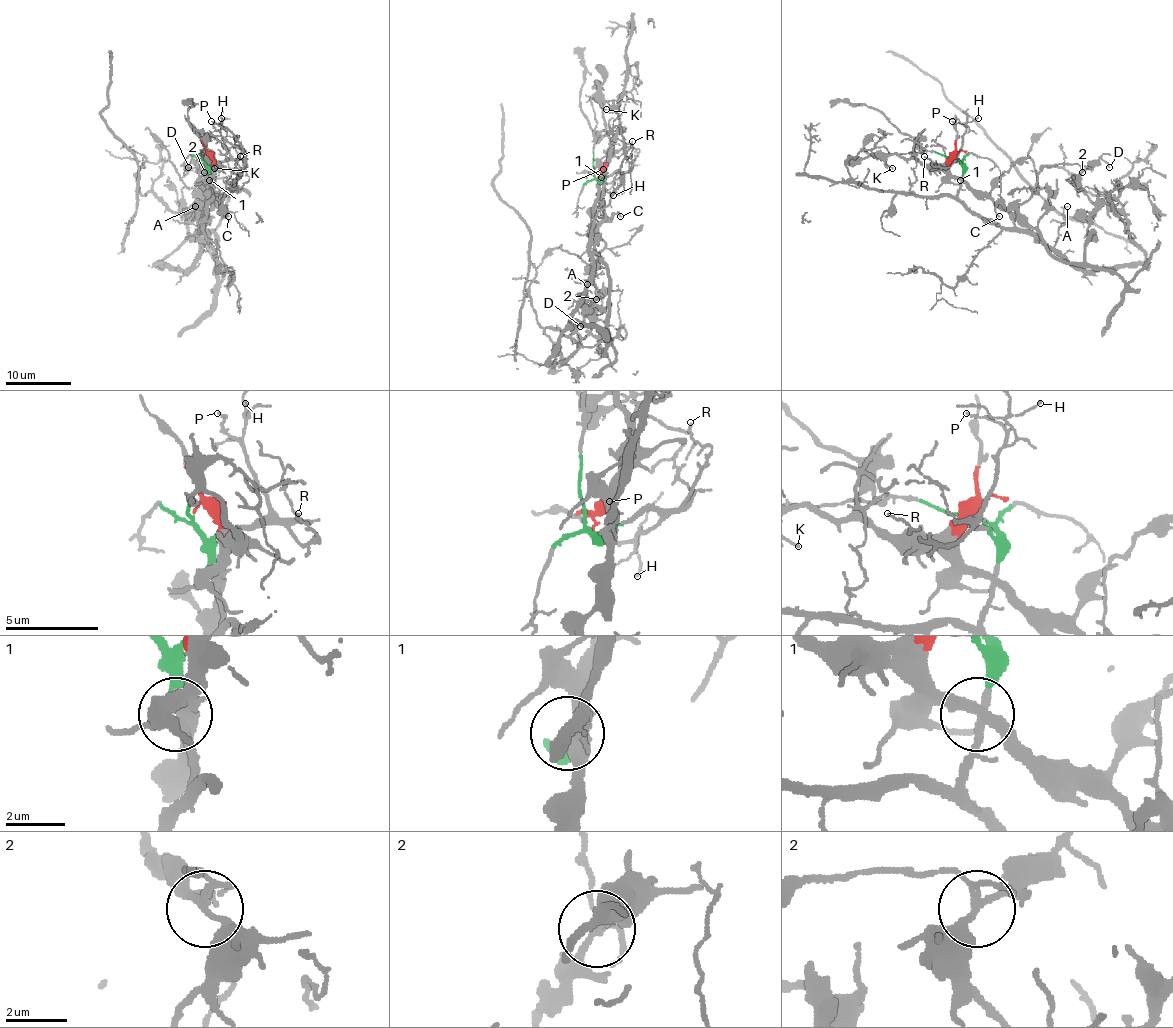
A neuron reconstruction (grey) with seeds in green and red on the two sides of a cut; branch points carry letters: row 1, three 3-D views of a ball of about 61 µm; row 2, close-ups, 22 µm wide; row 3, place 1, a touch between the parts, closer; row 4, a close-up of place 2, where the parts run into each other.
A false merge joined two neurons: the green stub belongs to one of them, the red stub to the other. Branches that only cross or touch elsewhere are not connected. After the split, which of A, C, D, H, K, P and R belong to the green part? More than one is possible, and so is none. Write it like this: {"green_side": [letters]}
{"green_side": ["A", "H", "P", "R"]}

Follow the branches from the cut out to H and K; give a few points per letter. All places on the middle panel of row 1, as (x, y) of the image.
H: (595, 172), (598, 179), (616, 172), (621, 174), (613, 184), (613, 195)
K: (595, 172), (598, 174), (609, 156), (609, 138), (604, 130), (601, 102), (606, 110)

